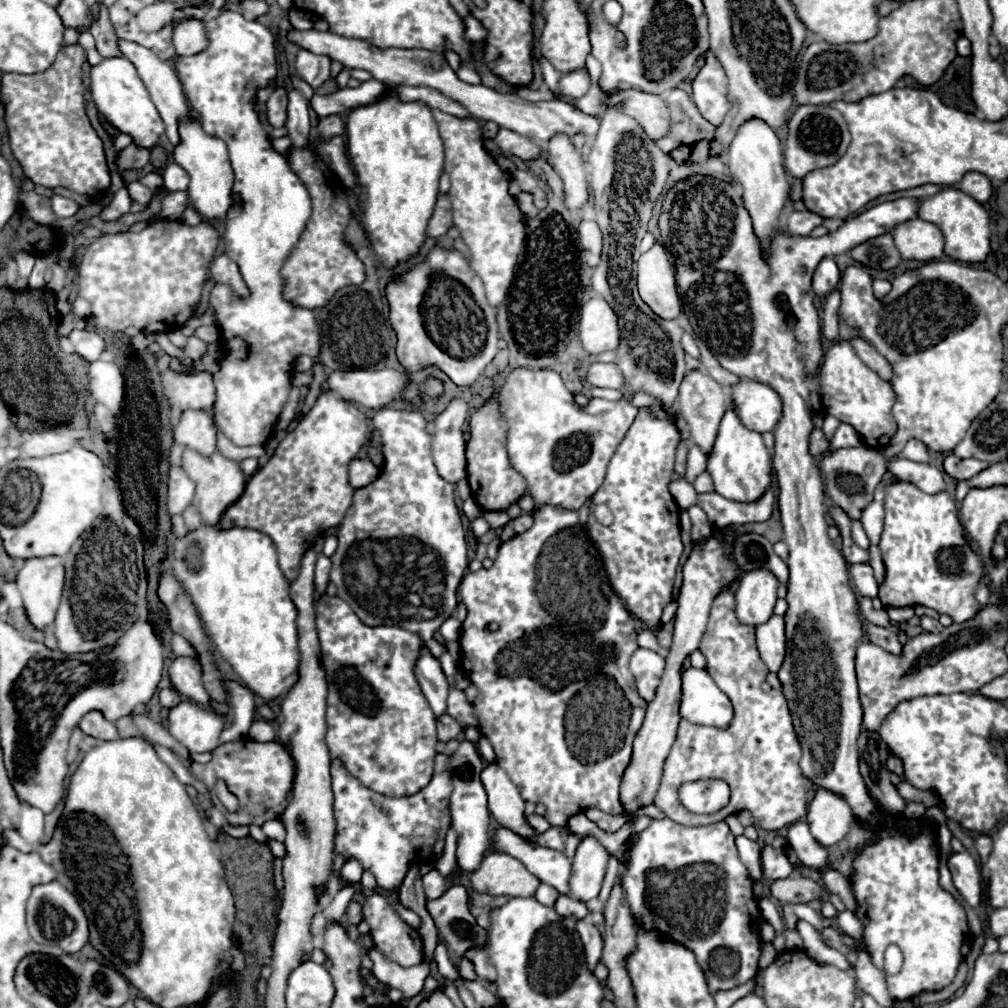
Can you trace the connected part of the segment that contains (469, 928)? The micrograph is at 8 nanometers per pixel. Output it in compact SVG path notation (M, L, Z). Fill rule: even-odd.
M460 886L460 890L448 890L442 898L438 900L428 900L428 912L432 914L436 928L440 932L442 942L446 944L446 948L452 952L452 956L456 958L456 968L458 974L464 980L476 980L476 972L474 972L474 964L468 960L466 952L470 948L484 948L488 944L488 932L476 922L474 914L470 912L470 896L468 890L464 886Z

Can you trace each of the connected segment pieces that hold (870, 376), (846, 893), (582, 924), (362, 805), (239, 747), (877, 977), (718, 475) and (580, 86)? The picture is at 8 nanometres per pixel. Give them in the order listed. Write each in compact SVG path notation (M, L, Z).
M838 340L834 342L824 358L822 370L820 370L820 396L822 406L826 414L832 414L840 422L846 422L856 428L856 432L862 434L864 442L870 448L884 448L890 438L896 434L896 420L892 416L892 404L894 404L894 390L890 382L882 380L872 372L852 350L850 342Z
M824 868L824 870L822 870L822 884L824 884L824 888L826 888L828 892L840 896L840 900L844 902L844 906L846 906L848 910L852 910L852 912L856 910L856 900L854 900L852 892L850 892L848 878L846 878L844 874L840 874L840 872L834 870L834 868Z
M584 918L576 924L576 930L582 938L582 944L584 944L584 954L586 954L586 964L588 964L588 970L594 972L600 956L602 956L602 936L600 932L596 930L596 926L592 924L590 918Z
M332 760L332 790L334 790L334 816L336 816L336 840L334 840L335 855L342 856L344 862L360 860L362 868L374 874L378 886L386 892L400 888L404 882L408 868L420 862L436 862L442 858L446 832L450 828L450 812L448 812L448 798L452 792L448 766L438 762L434 768L434 776L430 784L414 796L406 798L388 798L384 794L372 792L370 788L362 786L354 776L346 772L340 760Z
M250 738L238 740L238 742L228 742L218 746L212 752L210 764L194 764L196 768L204 768L202 772L208 776L204 778L206 786L212 790L212 782L216 778L226 780L230 792L234 792L240 800L240 806L236 812L228 812L222 808L222 814L226 820L234 826L238 824L254 824L254 822L266 822L270 818L278 818L284 808L288 806L288 792L292 788L294 780L294 760L290 752L278 744L278 742L256 742Z
M866 950L858 952L856 980L858 980L858 986L864 992L886 992L886 974L884 974L884 970L878 970L872 964L872 960L870 960Z
M732 406L724 414L712 454L708 456L708 472L720 496L734 502L756 502L772 484L772 458L762 442L762 434L742 426Z
M578 70L578 72L570 72L570 74L564 74L560 78L560 92L570 96L570 98L582 98L588 88L590 88L590 78L584 70Z

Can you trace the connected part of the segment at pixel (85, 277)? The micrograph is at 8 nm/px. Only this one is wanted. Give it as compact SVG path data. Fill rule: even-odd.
M158 218L150 222L142 232L122 232L100 236L90 244L78 266L78 292L92 306L92 316L96 326L102 330L124 332L128 326L134 326L146 334L152 332L170 332L180 328L192 314L194 306L200 300L202 286L206 282L206 266L210 266L218 246L218 232L210 222L200 222L198 226L188 226L178 220Z

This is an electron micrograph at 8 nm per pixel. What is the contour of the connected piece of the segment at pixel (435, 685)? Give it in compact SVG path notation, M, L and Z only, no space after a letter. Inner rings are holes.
M422 646L420 654L418 654L418 662L414 666L414 674L416 680L428 700L428 704L432 706L434 714L440 716L446 712L446 698L448 698L448 680L442 672L440 660L436 656L432 656L432 652Z

